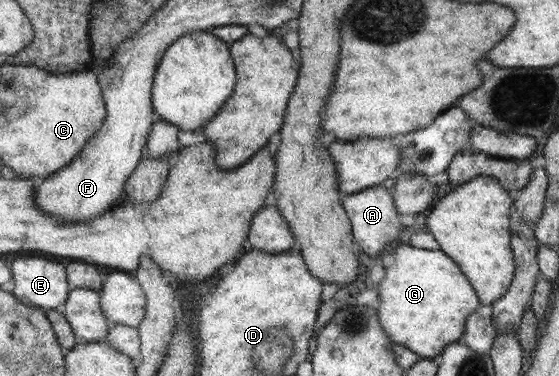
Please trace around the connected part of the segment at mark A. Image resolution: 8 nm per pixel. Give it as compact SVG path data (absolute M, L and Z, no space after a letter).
M384 185L369 187L353 194L347 193L343 195L341 204L352 224L351 236L365 254L377 256L389 242L399 238L403 224L399 220L399 212L395 208L393 195Z

